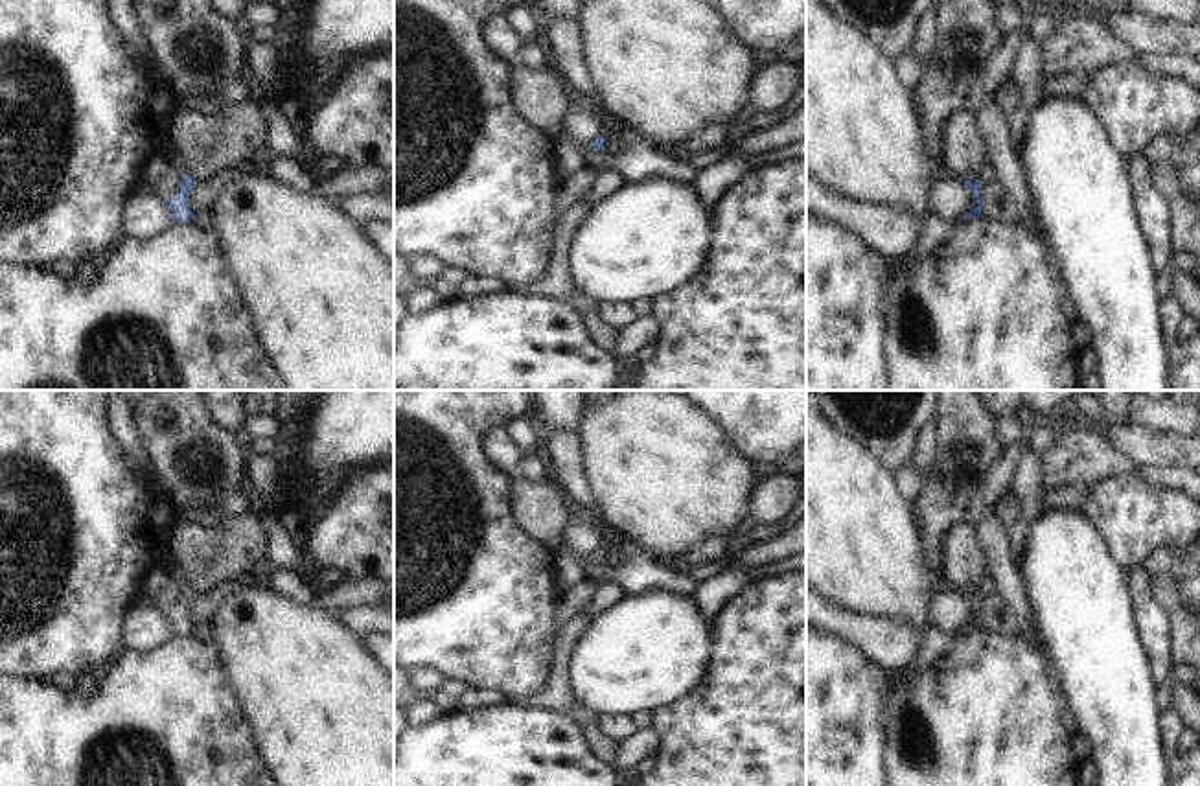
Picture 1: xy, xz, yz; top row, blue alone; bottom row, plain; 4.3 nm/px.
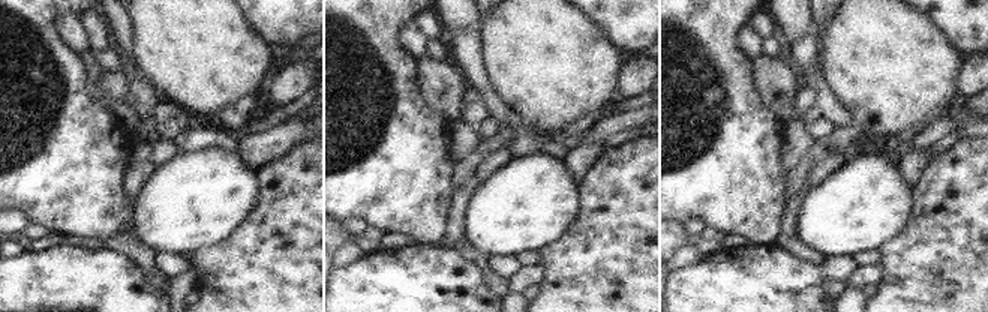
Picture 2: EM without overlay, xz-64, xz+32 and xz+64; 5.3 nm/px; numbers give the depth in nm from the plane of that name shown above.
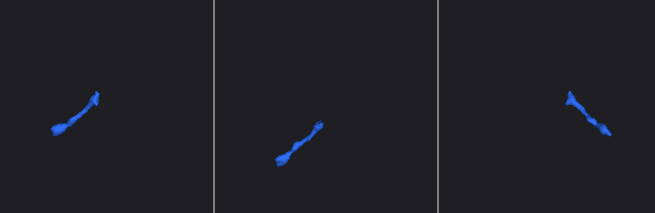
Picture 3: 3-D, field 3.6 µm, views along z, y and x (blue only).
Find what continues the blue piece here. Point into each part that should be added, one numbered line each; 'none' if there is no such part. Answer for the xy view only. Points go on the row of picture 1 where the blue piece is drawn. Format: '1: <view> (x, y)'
none

